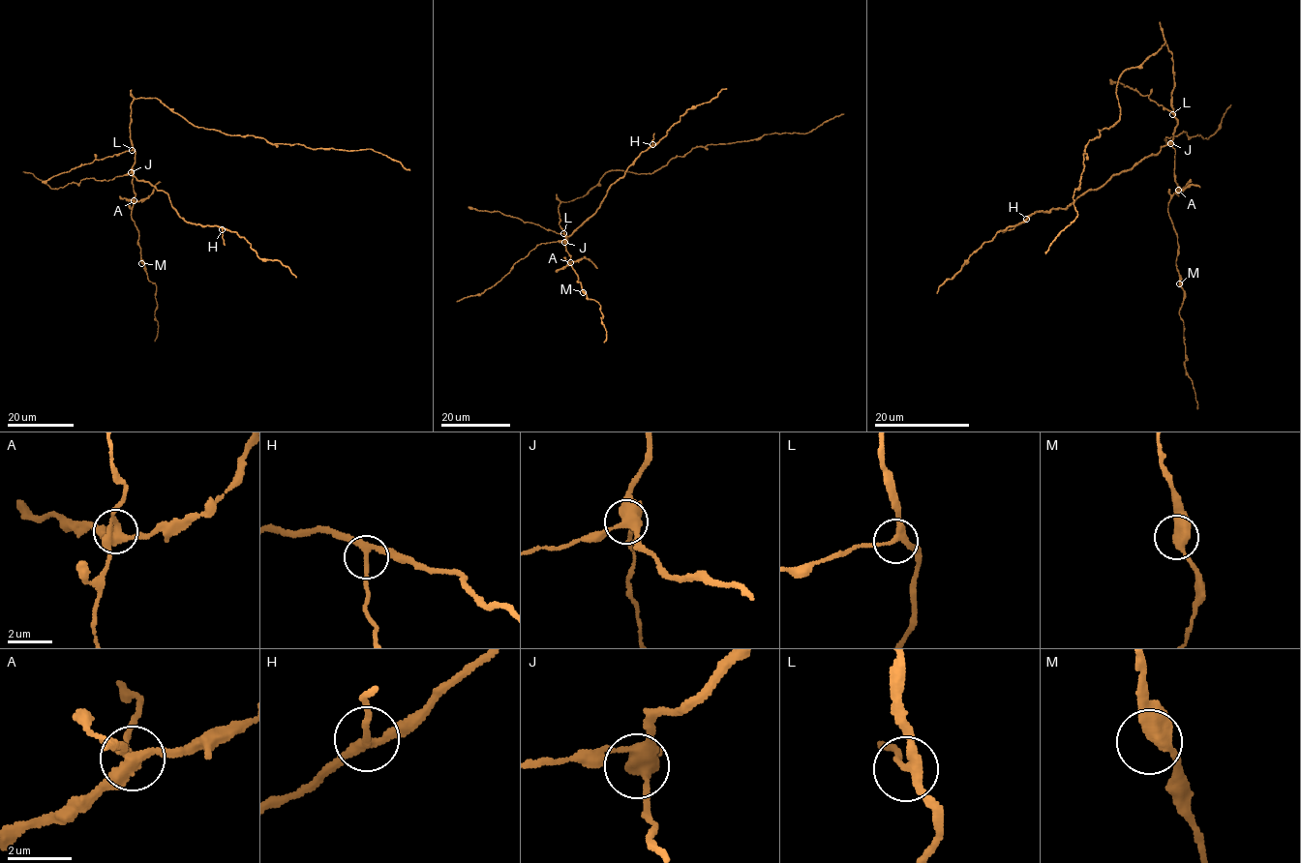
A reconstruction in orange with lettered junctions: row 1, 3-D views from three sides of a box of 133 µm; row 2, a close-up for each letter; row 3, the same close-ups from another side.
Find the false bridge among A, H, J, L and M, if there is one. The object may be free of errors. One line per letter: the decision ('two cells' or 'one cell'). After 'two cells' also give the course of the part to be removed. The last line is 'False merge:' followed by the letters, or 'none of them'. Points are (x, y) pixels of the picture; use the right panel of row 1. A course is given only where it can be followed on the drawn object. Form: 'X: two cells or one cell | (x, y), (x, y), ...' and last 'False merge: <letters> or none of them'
A: two cells | (1179, 190), (1177, 194), (1193, 184), (1200, 188)
H: one cell
J: one cell
L: one cell
M: one cell
False merge: A

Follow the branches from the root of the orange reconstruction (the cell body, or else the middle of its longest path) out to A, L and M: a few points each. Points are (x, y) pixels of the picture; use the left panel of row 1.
A: (131, 107), (130, 136), (135, 152), (132, 167), (135, 200)
L: (131, 107), (132, 150)
M: (131, 107), (130, 136), (135, 152), (132, 184), (136, 193), (131, 216), (138, 230), (141, 263)

